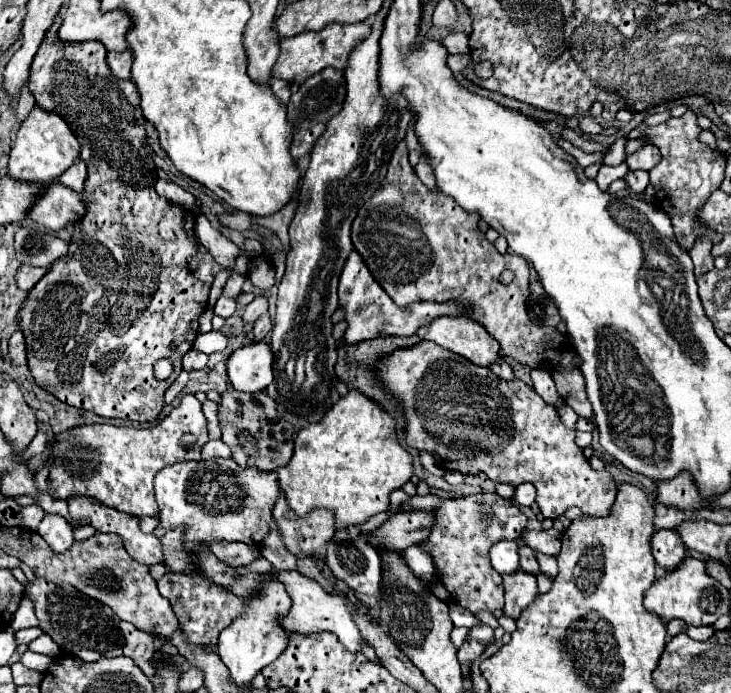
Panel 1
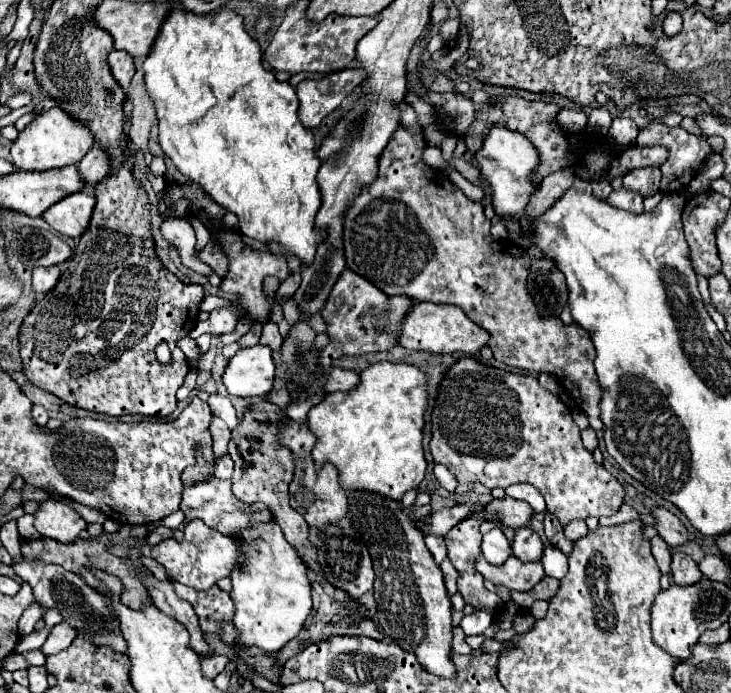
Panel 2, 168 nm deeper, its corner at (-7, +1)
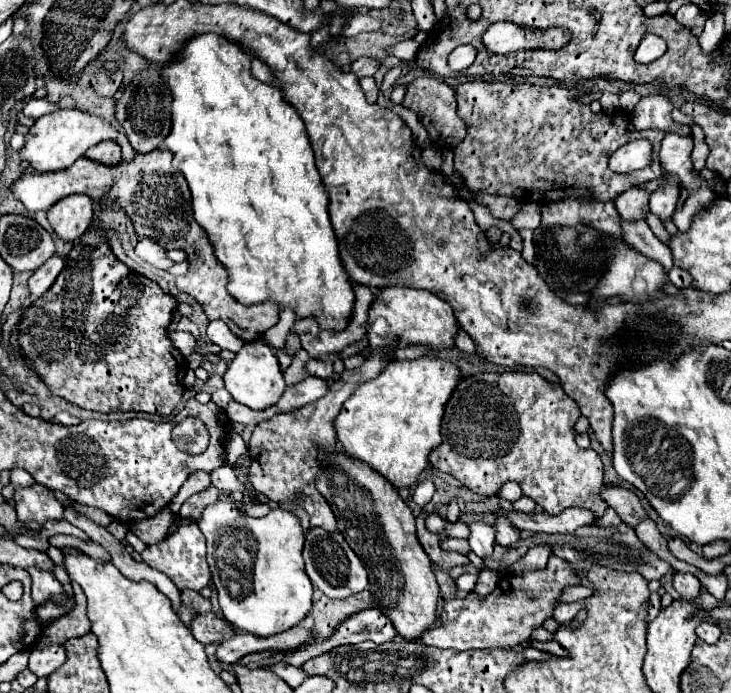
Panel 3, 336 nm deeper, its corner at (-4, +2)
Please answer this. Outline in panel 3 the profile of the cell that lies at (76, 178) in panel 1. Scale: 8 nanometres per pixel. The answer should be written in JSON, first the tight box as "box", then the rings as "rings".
{"box":[85,141,121,165],"rings":[[[103,141],[95,147],[91,147],[85,153],[85,157],[93,159],[93,161],[99,161],[99,163],[105,163],[105,165],[115,165],[117,161],[121,161],[121,147],[113,141]]]}

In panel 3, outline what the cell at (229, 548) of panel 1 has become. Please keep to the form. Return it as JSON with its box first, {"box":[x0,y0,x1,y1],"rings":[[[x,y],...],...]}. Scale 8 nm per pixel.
{"box":[141,523,211,591],"rings":[[[185,523],[181,525],[179,529],[175,529],[163,543],[159,545],[151,545],[151,547],[145,547],[145,551],[141,553],[143,555],[143,561],[165,573],[175,585],[179,591],[183,589],[193,589],[193,591],[199,591],[203,587],[209,585],[211,581],[211,573],[209,573],[209,565],[207,565],[207,559],[205,559],[205,537],[201,535],[199,527],[195,523]]]}

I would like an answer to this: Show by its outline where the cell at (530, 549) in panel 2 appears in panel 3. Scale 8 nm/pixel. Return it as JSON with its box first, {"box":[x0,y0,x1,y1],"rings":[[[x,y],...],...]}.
{"box":[493,517,519,545],"rings":[[[499,517],[493,527],[495,527],[495,539],[499,545],[513,545],[519,539],[519,529],[505,517]]]}

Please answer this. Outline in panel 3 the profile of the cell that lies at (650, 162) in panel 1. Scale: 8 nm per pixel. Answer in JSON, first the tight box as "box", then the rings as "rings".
{"box":[615,187,649,221],"rings":[[[631,187],[615,199],[615,207],[623,221],[645,221],[649,213],[649,195],[643,189]]]}

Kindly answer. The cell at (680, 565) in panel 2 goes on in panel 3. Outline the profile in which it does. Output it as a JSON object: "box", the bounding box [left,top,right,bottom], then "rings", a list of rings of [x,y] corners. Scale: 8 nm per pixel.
{"box":[673,573,701,599],"rings":[[[677,573],[673,577],[673,587],[683,599],[695,599],[701,593],[701,583],[691,573]]]}

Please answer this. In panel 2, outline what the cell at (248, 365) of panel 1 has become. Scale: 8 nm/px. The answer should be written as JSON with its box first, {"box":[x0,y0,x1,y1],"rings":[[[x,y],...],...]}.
{"box":[224,344,276,396],"rings":[[[256,344],[236,352],[226,366],[224,384],[234,396],[264,396],[272,390],[274,374],[276,366],[272,360],[272,350],[268,346]]]}

